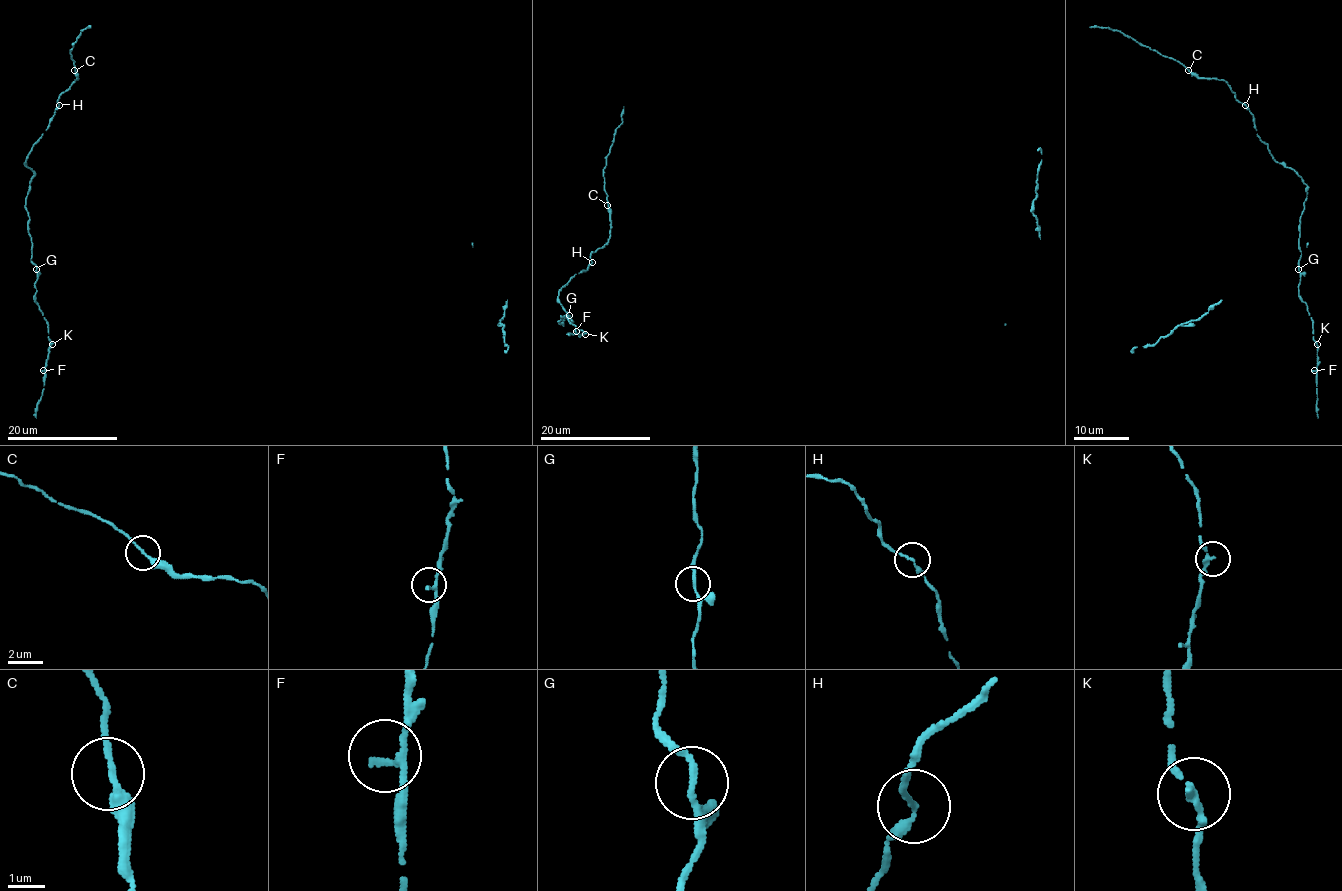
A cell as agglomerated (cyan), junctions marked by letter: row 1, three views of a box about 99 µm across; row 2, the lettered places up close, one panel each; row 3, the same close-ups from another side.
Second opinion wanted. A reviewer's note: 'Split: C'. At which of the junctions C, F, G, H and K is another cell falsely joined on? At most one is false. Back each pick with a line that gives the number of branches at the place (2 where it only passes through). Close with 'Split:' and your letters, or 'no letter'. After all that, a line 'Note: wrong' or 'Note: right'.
Split: no letter
Note: wrong

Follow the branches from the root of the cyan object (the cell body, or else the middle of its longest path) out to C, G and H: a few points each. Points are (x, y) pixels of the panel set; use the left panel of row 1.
C: (52, 342), (34, 295), (25, 208), (33, 173), (25, 160), (77, 79), (74, 70)
G: (52, 342), (48, 337), (48, 322), (36, 302), (36, 269)
H: (52, 342), (34, 295), (37, 272), (30, 259), (25, 208), (33, 173), (25, 160), (59, 105)

